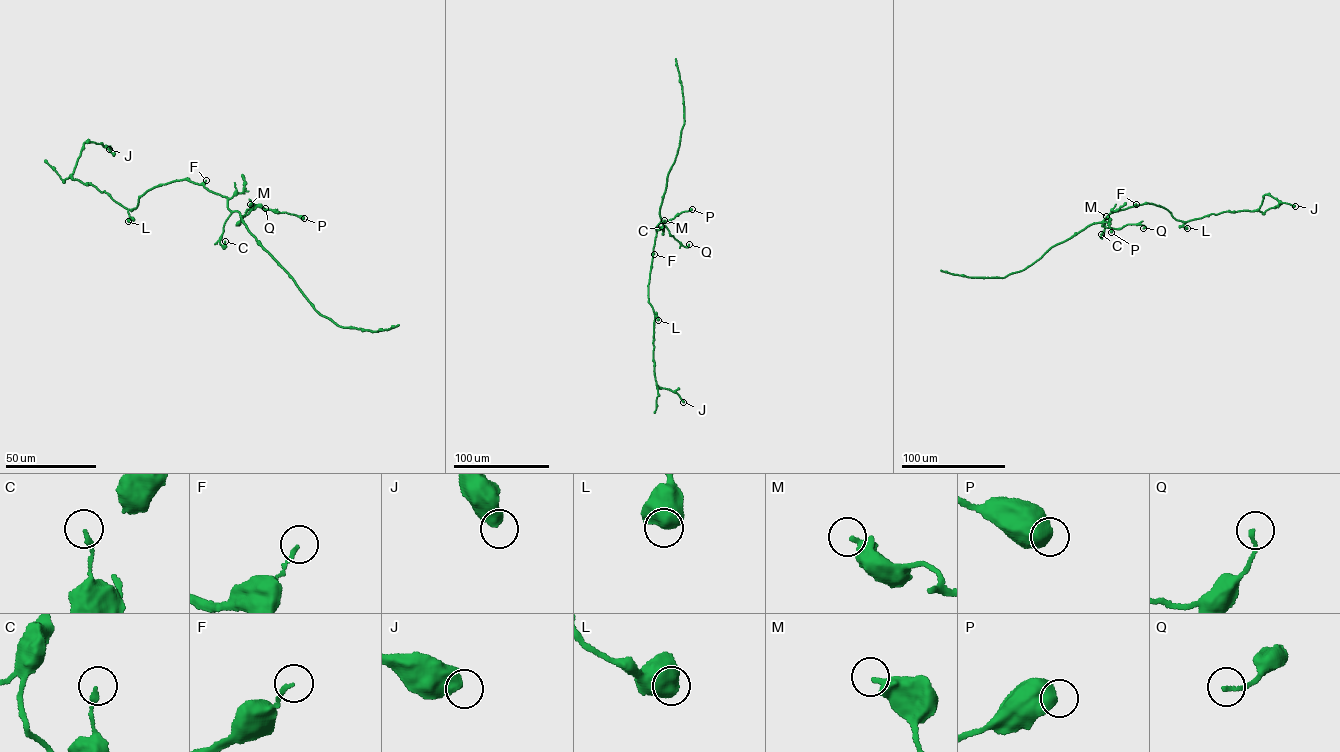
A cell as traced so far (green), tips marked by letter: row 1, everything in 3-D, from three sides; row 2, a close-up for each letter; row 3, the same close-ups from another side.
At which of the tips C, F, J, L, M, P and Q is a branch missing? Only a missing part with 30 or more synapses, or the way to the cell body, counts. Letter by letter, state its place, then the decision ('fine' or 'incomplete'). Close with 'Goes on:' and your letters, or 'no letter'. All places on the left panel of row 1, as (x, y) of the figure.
C: (225, 241) | fine
F: (206, 180) | fine
J: (109, 149) | fine
L: (128, 221) | fine
M: (250, 204) | fine
P: (304, 218) | fine
Q: (265, 208) | fine
Goes on: no letter

